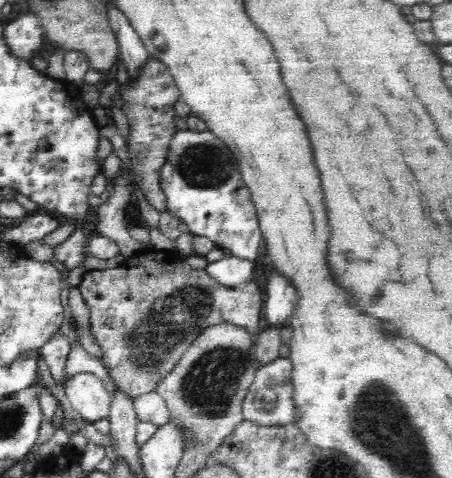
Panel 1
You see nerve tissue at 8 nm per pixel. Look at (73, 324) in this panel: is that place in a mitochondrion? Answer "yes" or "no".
no

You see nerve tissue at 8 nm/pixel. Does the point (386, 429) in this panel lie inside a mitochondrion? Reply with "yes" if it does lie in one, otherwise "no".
yes

